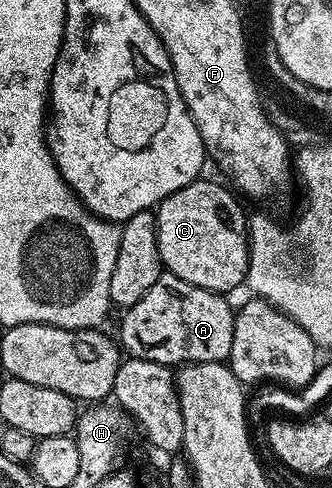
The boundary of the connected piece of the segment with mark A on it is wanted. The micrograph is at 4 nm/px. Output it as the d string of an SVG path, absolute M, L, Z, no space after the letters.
M164 271L129 309L123 310L119 344L128 357L150 359L169 367L194 362L225 362L233 346L235 310L221 293L194 286Z

